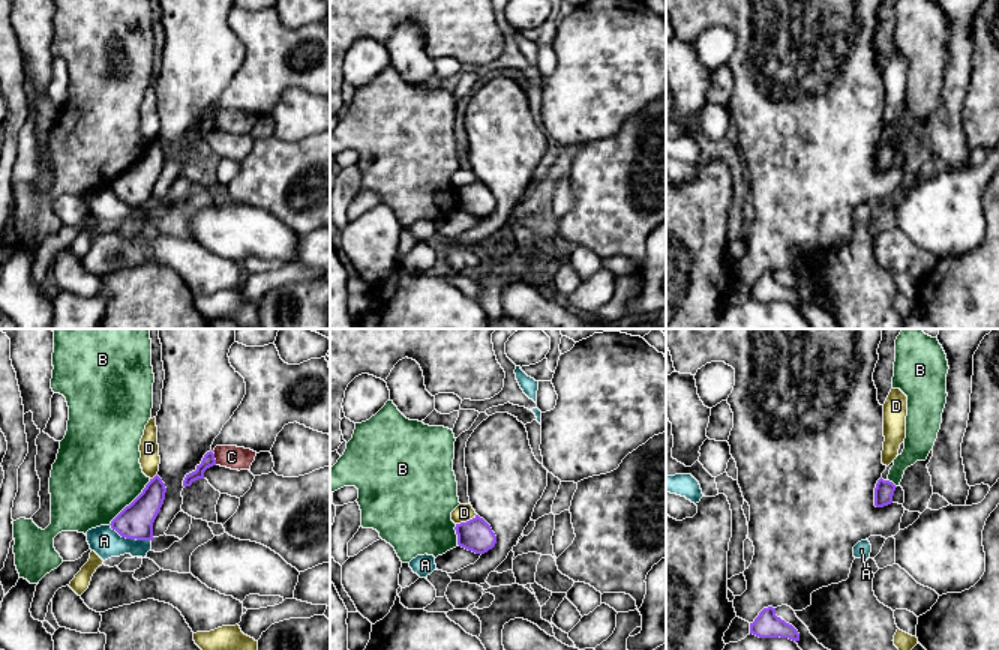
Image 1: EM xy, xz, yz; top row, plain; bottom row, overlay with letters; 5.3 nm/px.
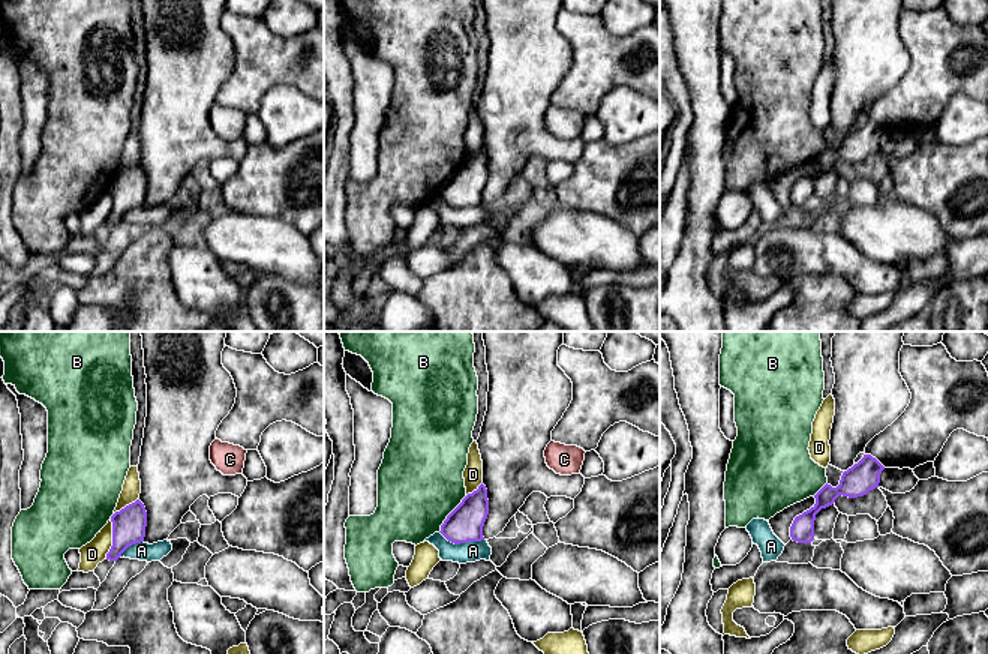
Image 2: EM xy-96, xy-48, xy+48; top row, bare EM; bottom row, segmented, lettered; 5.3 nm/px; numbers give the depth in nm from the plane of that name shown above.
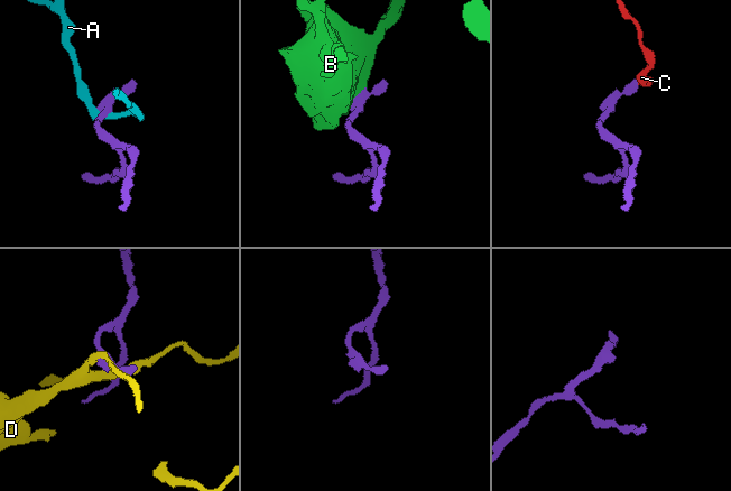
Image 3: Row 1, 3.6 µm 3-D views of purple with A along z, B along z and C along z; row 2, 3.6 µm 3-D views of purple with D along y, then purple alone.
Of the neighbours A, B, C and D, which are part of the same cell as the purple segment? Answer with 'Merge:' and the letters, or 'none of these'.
Merge: none of these

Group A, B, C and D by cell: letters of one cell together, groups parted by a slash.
A / B / C / D

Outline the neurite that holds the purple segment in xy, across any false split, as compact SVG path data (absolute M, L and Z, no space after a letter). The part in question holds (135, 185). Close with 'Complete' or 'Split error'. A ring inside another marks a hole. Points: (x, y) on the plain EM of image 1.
M156 138L142 156L111 185L111 192L126 203L153 204L153 186L160 176L165 156L165 147Z. Complete

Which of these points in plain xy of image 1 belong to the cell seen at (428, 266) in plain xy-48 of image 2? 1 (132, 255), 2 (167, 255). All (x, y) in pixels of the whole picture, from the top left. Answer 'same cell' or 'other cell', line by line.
1: same cell
2: same cell

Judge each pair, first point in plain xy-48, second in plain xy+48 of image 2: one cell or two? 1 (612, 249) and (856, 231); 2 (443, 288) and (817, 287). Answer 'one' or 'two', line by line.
1: one
2: one

